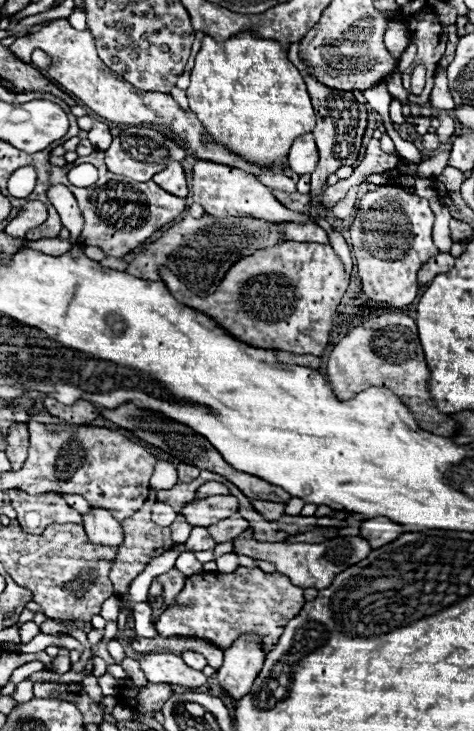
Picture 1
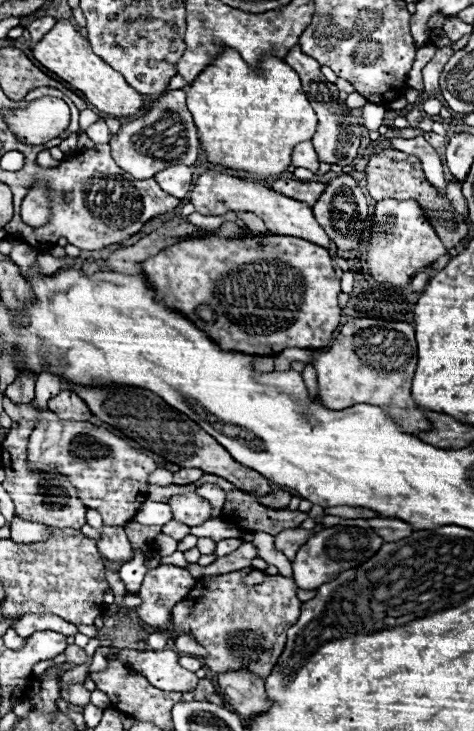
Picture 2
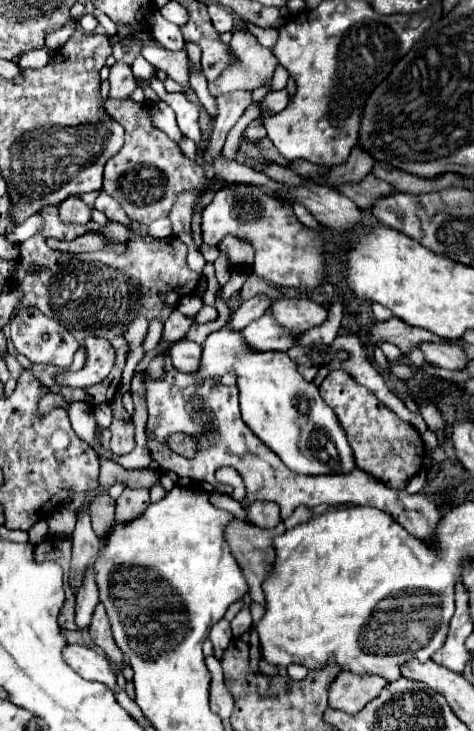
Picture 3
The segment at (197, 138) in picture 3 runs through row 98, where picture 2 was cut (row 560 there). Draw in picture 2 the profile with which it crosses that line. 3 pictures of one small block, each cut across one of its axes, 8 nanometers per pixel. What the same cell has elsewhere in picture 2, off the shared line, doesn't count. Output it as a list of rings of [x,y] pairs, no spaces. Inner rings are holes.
[[[178,550],[170,556],[161,557],[160,564],[172,564],[181,568],[186,568],[189,565],[184,557],[184,553]]]

